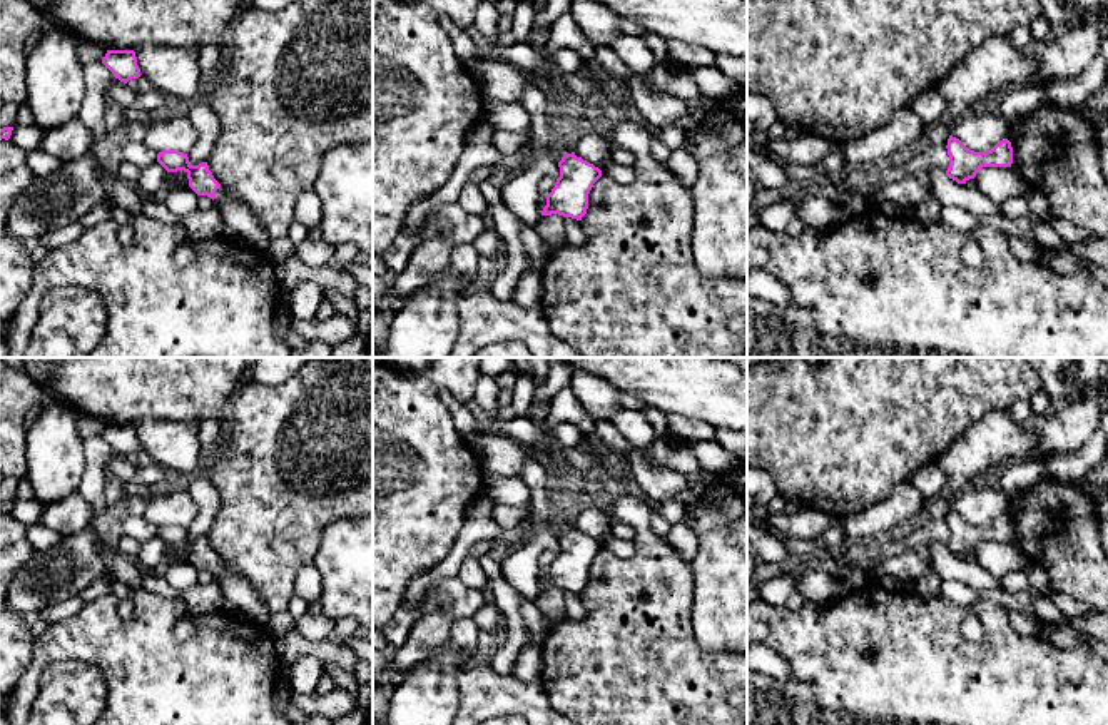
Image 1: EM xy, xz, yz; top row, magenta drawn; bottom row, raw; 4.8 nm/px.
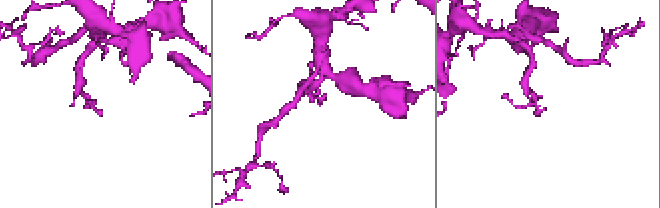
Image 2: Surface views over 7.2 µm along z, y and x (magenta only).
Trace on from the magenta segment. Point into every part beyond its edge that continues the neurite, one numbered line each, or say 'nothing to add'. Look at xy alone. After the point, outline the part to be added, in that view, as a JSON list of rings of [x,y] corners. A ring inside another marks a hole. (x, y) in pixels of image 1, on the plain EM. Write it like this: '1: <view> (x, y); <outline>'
1: xy (239, 598); [[[222,561],[216,565],[214,581],[224,595],[224,610],[246,621],[264,626],[269,611],[259,593],[246,578],[231,573]]]

